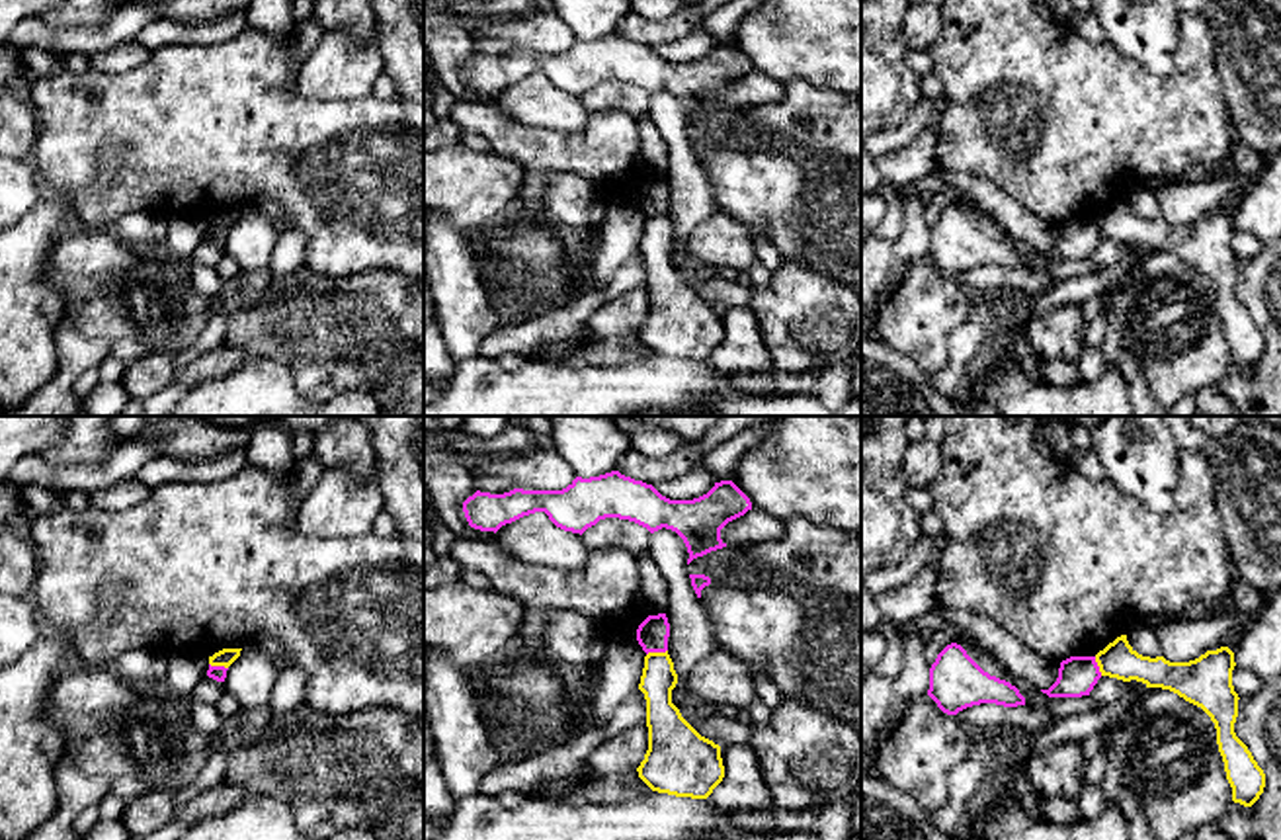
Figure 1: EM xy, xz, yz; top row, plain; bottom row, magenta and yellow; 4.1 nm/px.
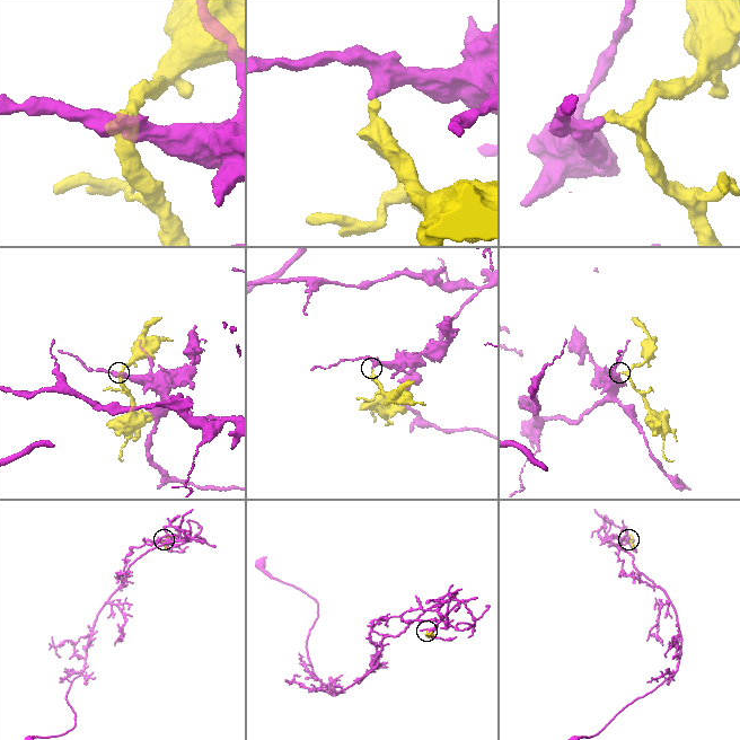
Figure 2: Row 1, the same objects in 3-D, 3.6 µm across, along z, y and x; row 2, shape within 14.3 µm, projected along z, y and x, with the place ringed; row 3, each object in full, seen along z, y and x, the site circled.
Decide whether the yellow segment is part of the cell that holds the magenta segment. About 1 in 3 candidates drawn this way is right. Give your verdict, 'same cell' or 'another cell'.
another cell

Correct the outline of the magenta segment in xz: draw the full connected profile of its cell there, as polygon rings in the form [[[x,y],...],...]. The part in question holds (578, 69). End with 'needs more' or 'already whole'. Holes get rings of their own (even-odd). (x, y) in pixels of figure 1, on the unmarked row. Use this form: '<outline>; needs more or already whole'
[[[611,33],[599,39],[576,39],[562,53],[514,51],[504,57],[476,53],[463,64],[471,90],[498,94],[523,78],[545,74],[549,82],[572,96],[584,96],[605,80],[619,80],[646,90],[676,94],[689,115],[687,127],[726,109],[721,92],[752,72],[750,61],[732,45],[721,43],[693,63],[670,63],[652,47]]]; already whole

